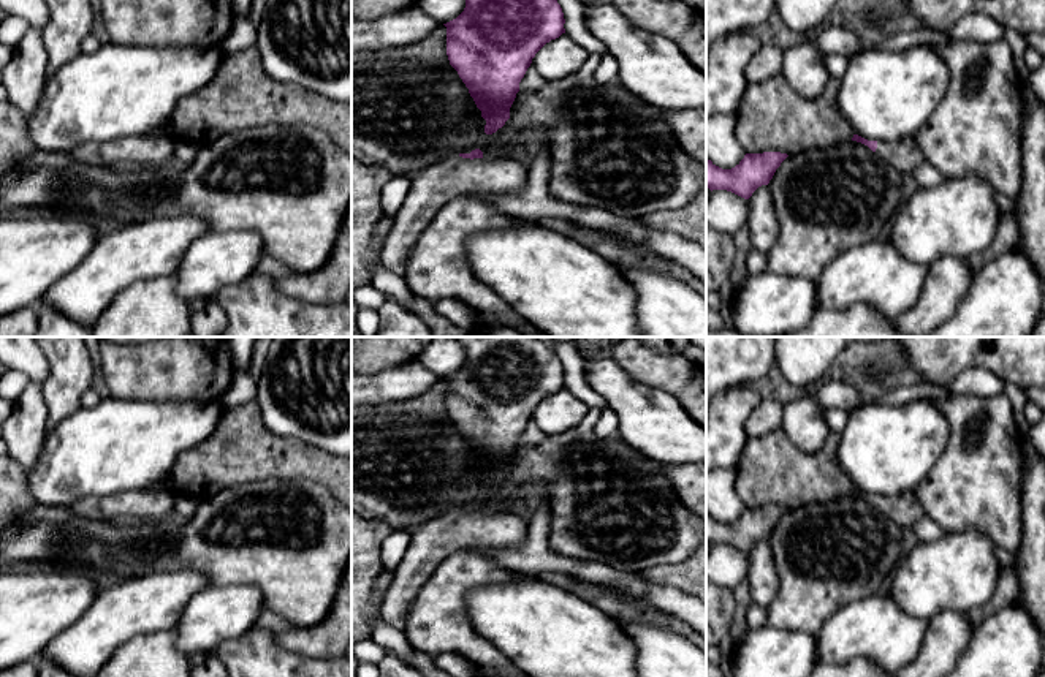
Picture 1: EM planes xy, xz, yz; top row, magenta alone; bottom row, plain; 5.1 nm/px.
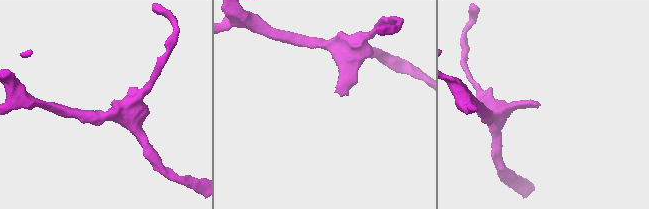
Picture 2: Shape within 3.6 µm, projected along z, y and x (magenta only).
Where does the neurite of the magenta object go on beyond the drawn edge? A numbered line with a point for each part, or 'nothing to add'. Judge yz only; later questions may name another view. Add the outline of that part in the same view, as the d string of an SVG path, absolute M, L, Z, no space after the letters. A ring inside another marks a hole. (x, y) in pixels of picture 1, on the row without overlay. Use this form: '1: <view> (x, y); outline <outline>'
1: yz (904, 510); outline M915 492L898 497L877 495L876 508L893 519L899 527L914 527L915 522L925 516Z

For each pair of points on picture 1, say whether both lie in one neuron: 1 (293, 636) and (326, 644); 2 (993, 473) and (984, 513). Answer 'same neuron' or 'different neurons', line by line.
1: same neuron
2: same neuron

